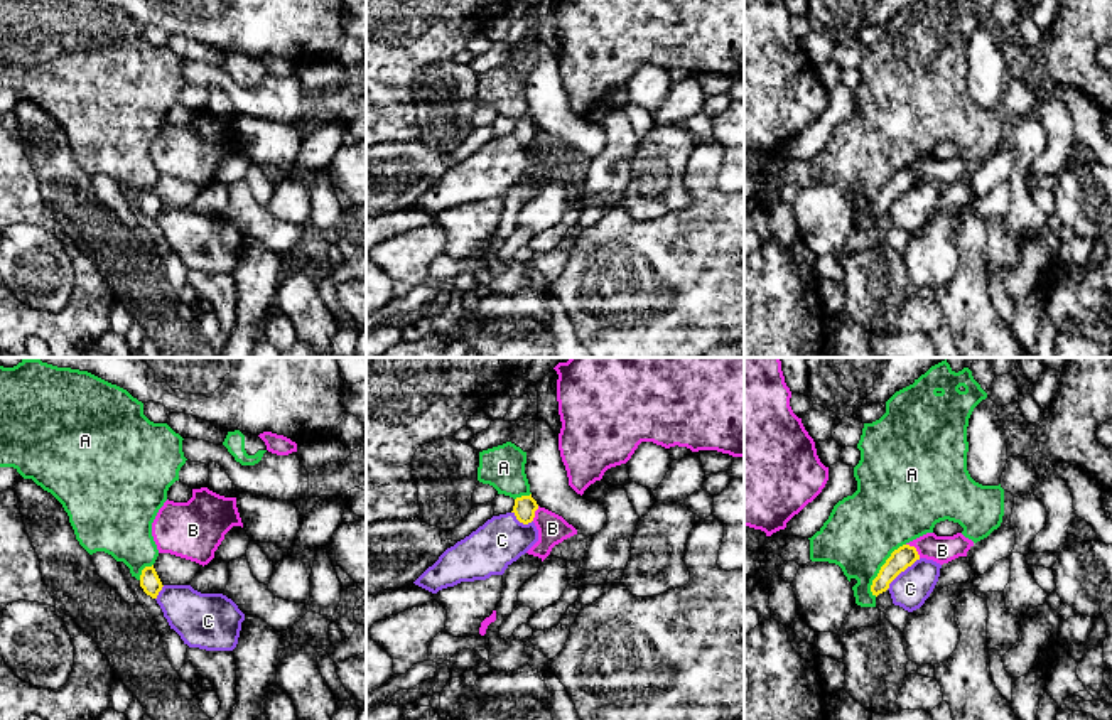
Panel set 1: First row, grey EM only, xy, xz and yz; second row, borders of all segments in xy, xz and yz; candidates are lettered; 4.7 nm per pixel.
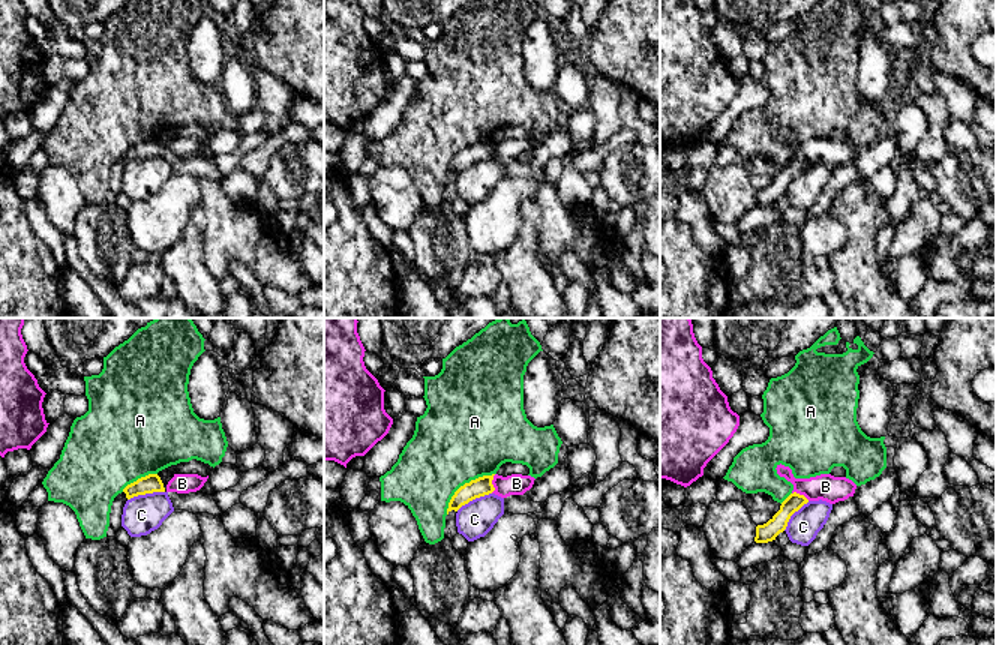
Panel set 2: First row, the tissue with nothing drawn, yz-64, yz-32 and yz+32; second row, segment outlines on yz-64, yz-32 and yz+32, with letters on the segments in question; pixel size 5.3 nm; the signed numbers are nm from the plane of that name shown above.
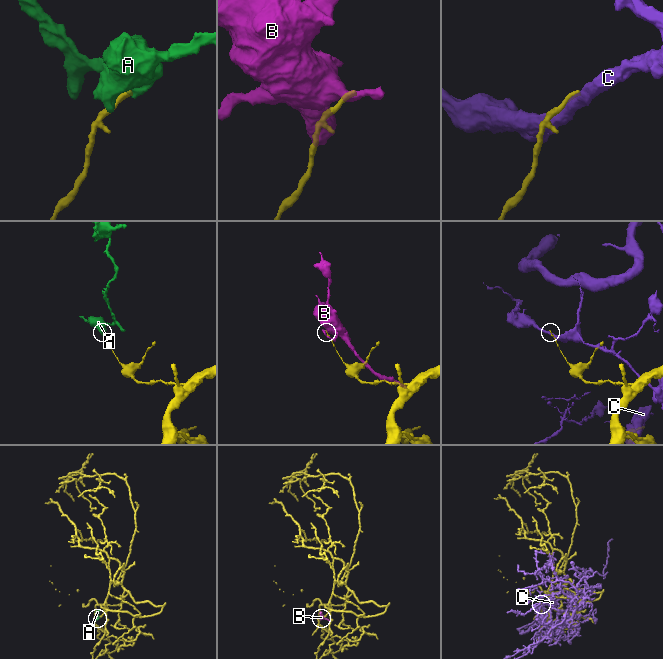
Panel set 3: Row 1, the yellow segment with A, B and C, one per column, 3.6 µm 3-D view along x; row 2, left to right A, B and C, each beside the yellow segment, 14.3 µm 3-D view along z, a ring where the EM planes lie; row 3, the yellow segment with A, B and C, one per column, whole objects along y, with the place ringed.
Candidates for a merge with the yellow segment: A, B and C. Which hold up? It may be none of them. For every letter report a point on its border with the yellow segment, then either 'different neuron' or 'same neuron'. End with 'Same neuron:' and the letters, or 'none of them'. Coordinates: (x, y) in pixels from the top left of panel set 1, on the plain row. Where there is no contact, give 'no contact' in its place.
A: meets yellow in yz at (881, 191); different neuron
B: meets yellow in yz at (915, 171); different neuron
C: meets yellow in yz at (901, 193); different neuron
Same neuron: none of them

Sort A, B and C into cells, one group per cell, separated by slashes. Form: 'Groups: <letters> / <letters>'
Groups: A / B / C

